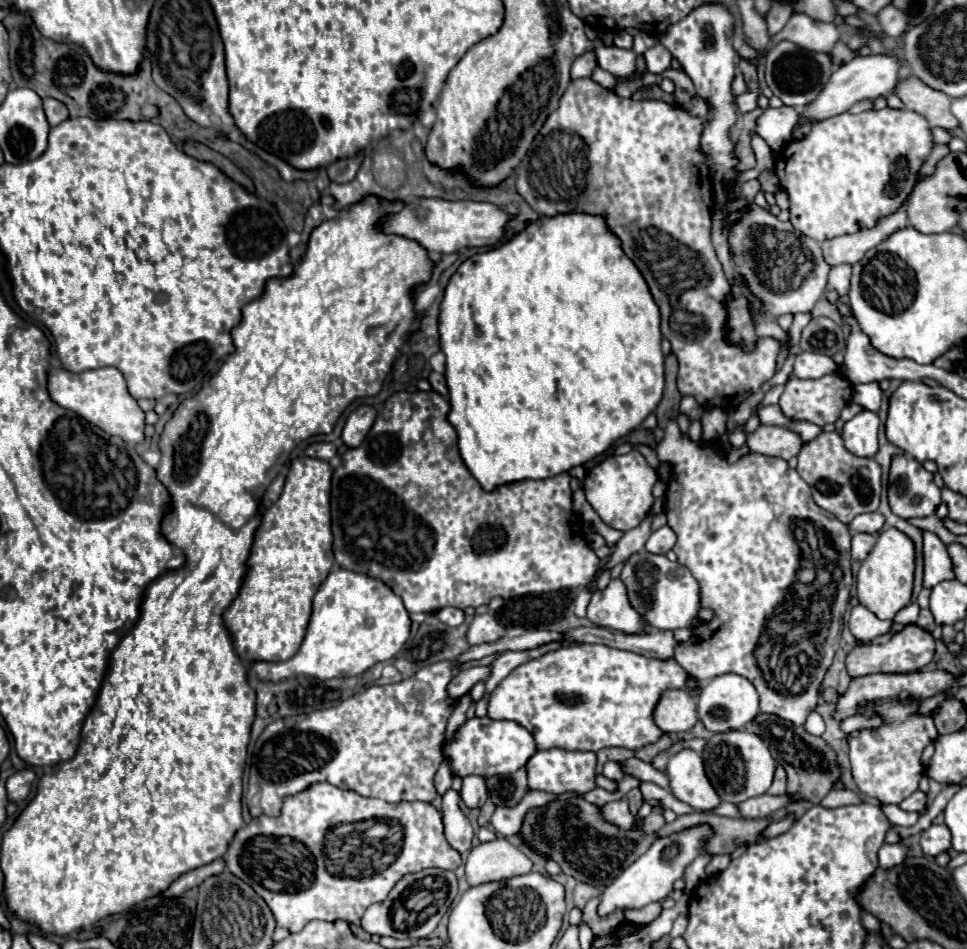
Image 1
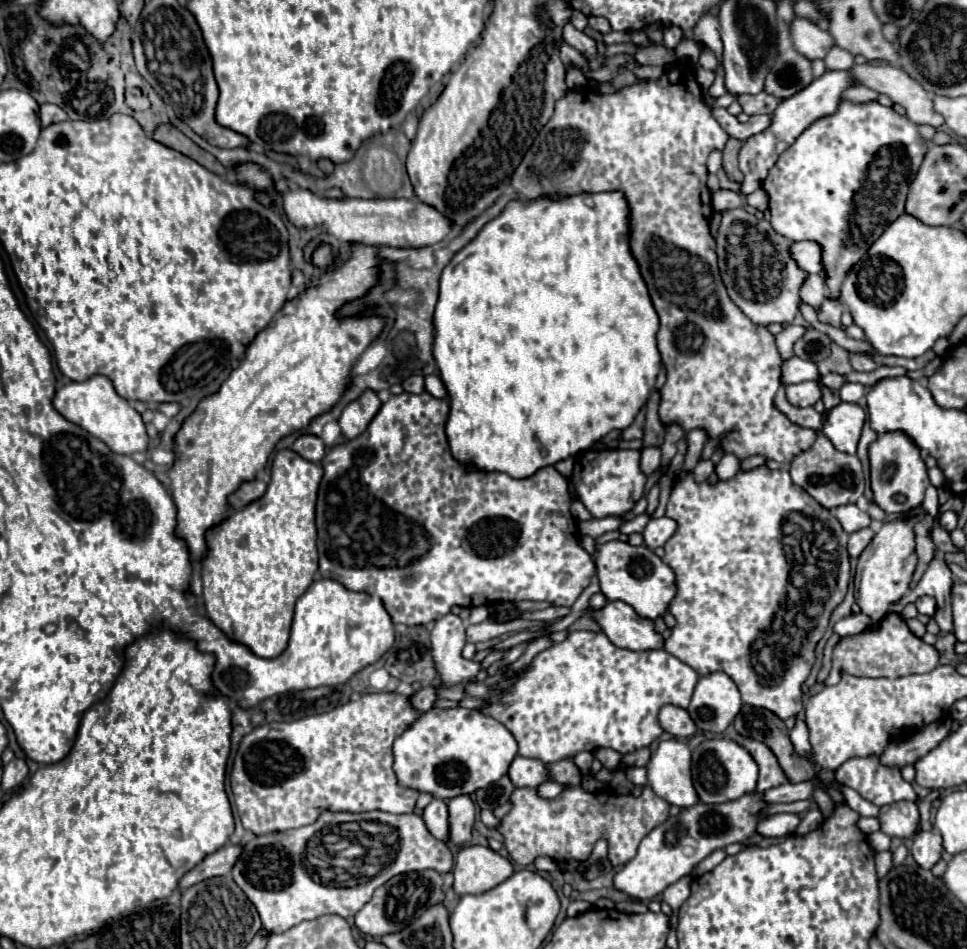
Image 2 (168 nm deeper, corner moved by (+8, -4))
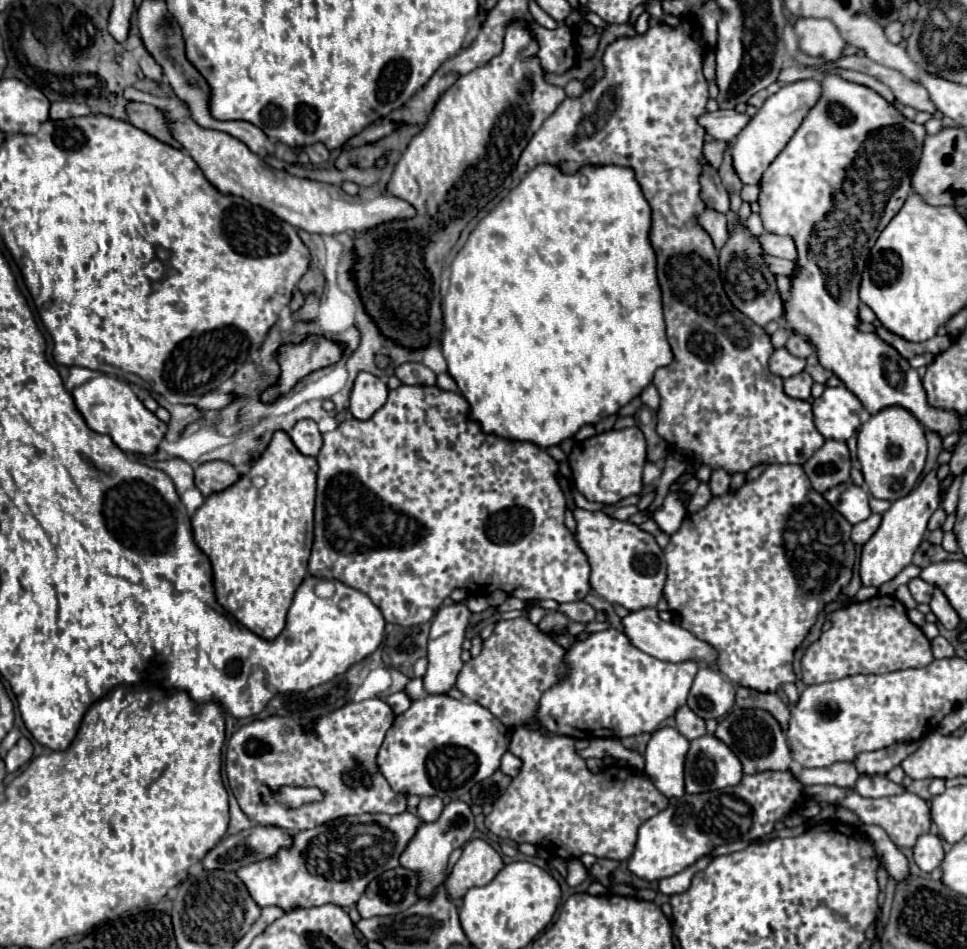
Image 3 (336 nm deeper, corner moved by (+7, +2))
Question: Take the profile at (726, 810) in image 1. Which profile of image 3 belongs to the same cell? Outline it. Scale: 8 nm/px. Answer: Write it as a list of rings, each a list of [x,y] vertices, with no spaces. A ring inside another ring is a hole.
[[[809,786],[809,788],[805,788],[805,794],[819,800],[819,802],[845,806],[847,810],[855,812],[859,822],[863,822],[863,824],[879,824],[889,834],[889,838],[901,848],[913,848],[917,838],[921,834],[927,834],[931,828],[931,810],[929,810],[927,802],[923,798],[919,798],[917,794],[911,794],[911,792],[903,792],[903,794],[889,796],[889,798],[863,798],[855,790],[851,792],[849,788]]]

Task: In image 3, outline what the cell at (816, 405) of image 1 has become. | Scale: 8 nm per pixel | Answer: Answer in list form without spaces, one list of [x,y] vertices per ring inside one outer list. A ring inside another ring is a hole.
[[[799,372],[797,376],[785,378],[785,392],[791,398],[807,400],[811,396],[811,386],[813,386],[813,378],[807,372]]]

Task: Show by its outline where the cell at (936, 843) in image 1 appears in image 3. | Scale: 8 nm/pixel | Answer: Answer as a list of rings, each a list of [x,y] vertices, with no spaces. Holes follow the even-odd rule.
[[[923,834],[923,836],[919,836],[919,840],[917,840],[915,848],[913,848],[913,858],[915,858],[917,866],[923,872],[935,870],[943,862],[941,838],[935,836],[935,834]]]

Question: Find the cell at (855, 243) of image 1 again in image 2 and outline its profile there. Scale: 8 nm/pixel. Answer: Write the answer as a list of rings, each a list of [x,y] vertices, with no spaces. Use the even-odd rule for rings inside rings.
[[[792,242],[790,244],[792,258],[798,262],[802,270],[808,274],[824,274],[824,264],[822,264],[822,250],[818,242]]]

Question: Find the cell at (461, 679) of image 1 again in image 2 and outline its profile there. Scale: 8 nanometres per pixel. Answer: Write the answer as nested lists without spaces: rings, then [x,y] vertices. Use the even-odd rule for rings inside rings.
[[[426,686],[426,688],[420,688],[414,696],[412,696],[412,704],[414,704],[414,708],[418,708],[420,712],[426,712],[426,710],[430,710],[432,706],[434,706],[434,702],[436,702],[436,688],[434,686]]]

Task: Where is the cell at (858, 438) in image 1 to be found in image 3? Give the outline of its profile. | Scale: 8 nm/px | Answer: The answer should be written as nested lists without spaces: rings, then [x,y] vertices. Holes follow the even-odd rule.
[[[837,386],[837,388],[825,388],[825,392],[815,398],[813,402],[813,420],[815,420],[815,428],[823,434],[823,438],[831,438],[831,440],[849,440],[855,430],[861,424],[861,414],[863,406],[859,402],[859,398],[849,392],[845,386]]]

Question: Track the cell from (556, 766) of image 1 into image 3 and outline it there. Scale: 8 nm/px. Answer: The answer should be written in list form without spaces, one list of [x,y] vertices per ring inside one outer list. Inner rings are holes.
[[[505,752],[505,756],[501,758],[501,772],[505,772],[507,776],[515,778],[519,774],[519,768],[521,768],[521,760],[517,756],[513,756],[511,752]]]

